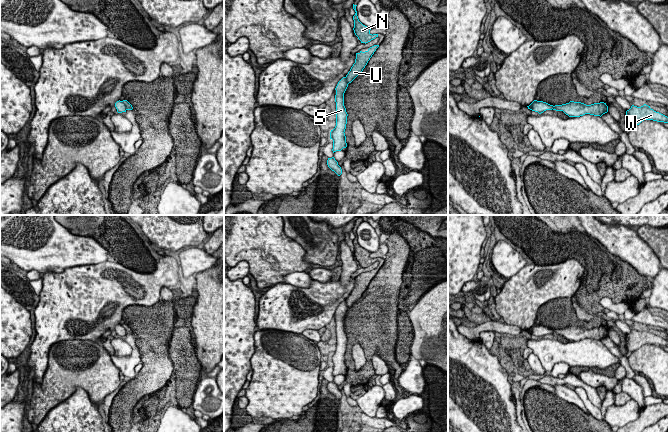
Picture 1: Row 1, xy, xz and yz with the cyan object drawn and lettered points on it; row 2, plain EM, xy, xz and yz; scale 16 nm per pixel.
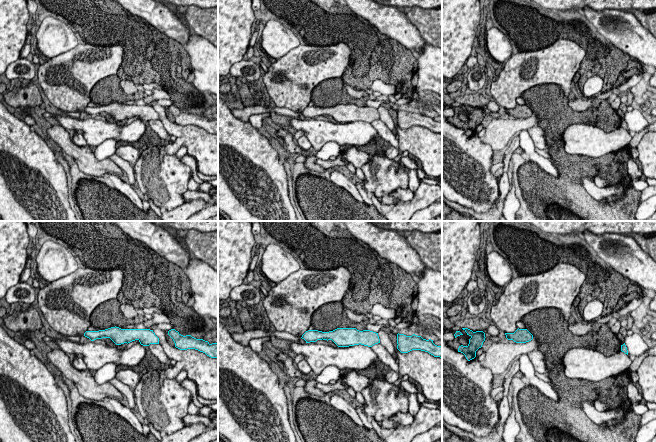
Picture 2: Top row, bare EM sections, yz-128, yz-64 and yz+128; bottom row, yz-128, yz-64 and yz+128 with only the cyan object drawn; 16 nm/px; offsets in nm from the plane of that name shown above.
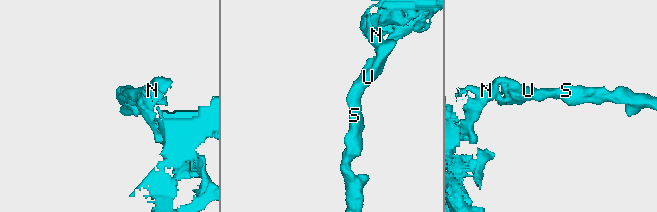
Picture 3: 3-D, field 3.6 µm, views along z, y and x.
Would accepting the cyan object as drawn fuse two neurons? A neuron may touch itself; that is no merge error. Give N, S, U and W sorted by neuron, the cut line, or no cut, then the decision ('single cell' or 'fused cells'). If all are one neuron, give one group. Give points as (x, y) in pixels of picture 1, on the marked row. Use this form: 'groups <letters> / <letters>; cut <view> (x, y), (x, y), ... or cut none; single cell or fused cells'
groups N U / S W; cut xy (121, 101), (126, 109); fused cells

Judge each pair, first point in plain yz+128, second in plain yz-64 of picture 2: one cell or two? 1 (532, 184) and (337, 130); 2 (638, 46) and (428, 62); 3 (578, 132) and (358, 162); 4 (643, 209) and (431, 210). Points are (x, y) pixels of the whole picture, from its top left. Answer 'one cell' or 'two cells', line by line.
1: two cells
2: two cells
3: two cells
4: one cell

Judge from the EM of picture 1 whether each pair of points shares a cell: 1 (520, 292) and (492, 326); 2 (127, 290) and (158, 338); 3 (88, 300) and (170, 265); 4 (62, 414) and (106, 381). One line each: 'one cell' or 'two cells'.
1: two cells
2: two cells
3: one cell
4: two cells

